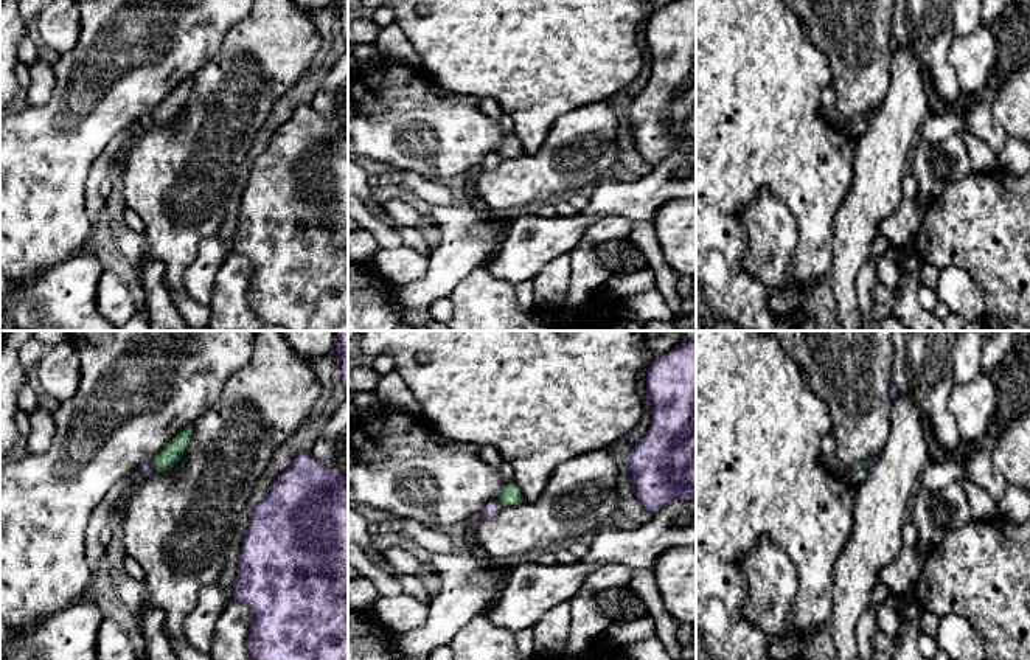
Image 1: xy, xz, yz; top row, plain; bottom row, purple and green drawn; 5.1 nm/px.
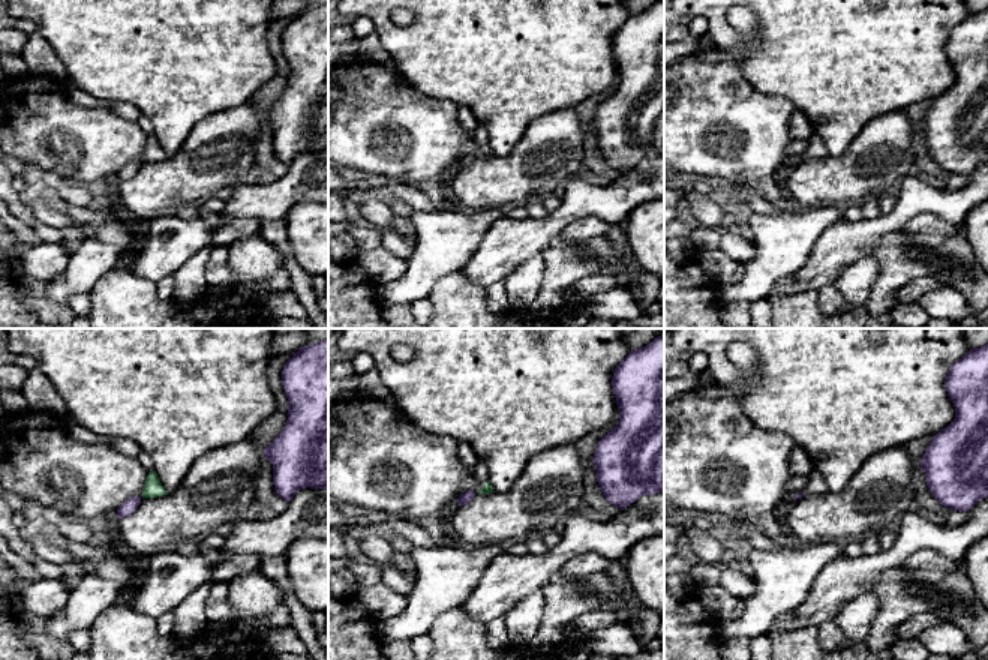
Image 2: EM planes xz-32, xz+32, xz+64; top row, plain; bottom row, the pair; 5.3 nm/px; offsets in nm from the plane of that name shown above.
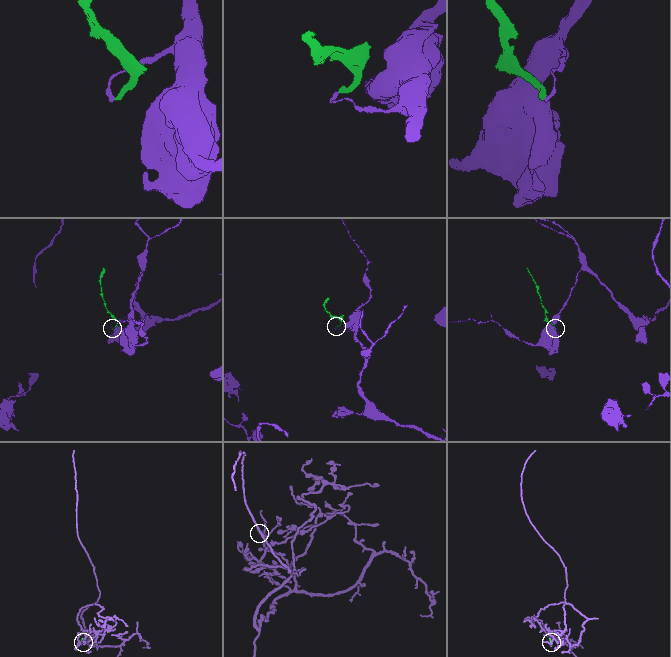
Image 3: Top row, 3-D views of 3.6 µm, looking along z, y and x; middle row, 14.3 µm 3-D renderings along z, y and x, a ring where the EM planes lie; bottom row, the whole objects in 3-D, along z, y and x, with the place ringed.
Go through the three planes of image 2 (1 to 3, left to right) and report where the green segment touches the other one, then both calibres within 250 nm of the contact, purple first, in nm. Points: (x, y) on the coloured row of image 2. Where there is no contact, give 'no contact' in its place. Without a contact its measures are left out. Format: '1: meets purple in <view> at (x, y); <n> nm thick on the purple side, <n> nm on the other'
1: no contact
2: no contact
3: no contact

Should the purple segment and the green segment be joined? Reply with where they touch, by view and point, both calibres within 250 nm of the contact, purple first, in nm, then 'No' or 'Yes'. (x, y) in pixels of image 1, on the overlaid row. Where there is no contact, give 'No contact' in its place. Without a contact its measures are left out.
Touches purple at xy (151, 465). Thickness 70 nm (purple) against 100 nm. No

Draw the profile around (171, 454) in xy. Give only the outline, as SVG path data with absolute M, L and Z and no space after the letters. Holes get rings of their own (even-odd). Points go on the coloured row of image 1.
M186 426L185 429L182 429L152 460L152 467L166 469L176 464L182 458L183 450L188 447L191 435L193 435L193 426Z

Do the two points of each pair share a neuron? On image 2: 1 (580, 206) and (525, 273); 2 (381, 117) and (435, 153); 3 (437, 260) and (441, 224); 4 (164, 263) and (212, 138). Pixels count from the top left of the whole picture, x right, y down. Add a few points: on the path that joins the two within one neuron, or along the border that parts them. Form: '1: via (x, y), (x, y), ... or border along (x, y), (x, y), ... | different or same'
1: border along (540, 254), (525, 258), (508, 272) | different
2: via (395, 122), (408, 126), (422, 140) | same
3: via (438, 251), (438, 233) | same
4: border along (173, 213), (155, 216), (147, 222) | different

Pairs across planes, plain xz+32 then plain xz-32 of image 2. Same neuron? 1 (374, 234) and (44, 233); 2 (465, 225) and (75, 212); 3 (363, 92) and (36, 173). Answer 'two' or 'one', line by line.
1: two
2: one
3: two

